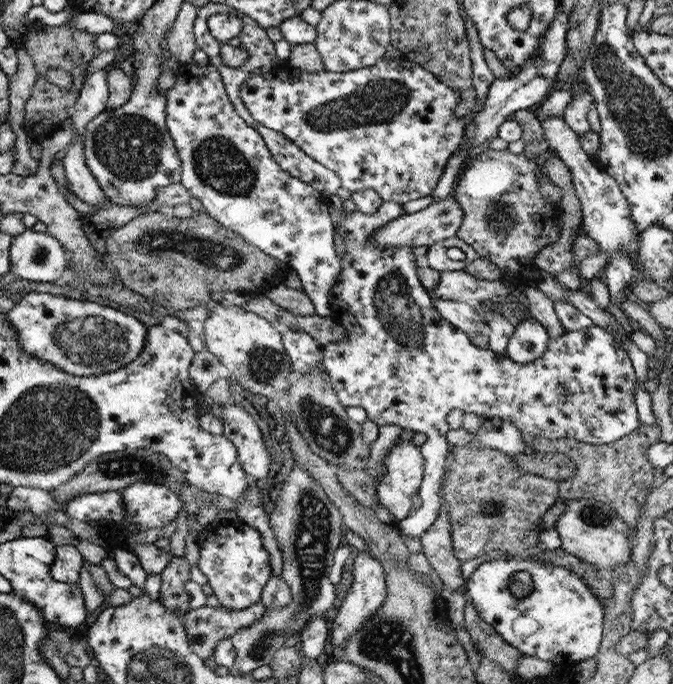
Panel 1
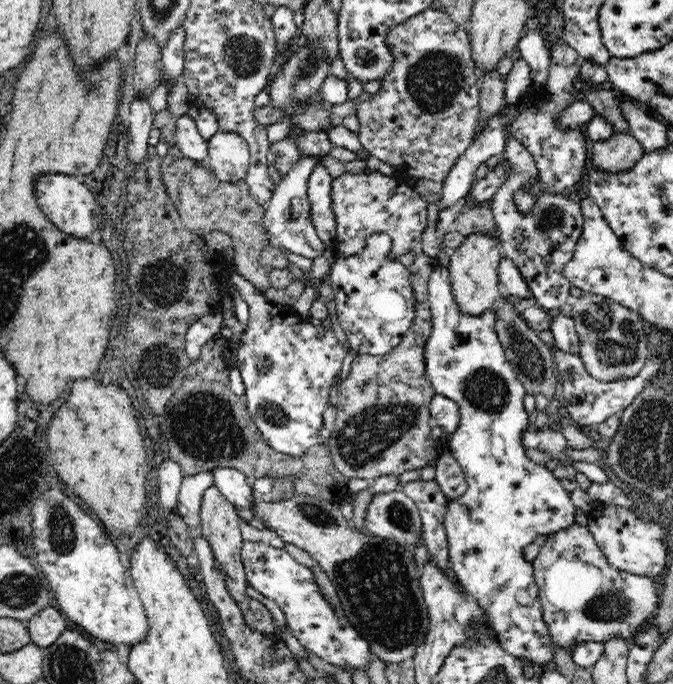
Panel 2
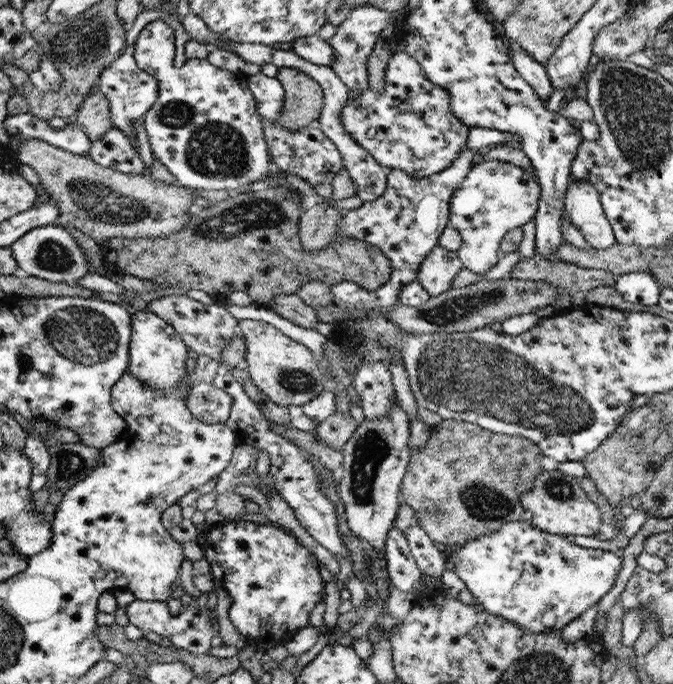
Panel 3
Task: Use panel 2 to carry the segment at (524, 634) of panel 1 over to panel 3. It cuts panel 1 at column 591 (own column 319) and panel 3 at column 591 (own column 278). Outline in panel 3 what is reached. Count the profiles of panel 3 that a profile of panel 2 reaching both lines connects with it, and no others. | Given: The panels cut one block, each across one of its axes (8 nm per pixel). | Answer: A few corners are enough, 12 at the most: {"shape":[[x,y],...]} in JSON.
{"shape":[[515,520],[448,563],[484,611],[540,635],[616,583],[618,552]]}

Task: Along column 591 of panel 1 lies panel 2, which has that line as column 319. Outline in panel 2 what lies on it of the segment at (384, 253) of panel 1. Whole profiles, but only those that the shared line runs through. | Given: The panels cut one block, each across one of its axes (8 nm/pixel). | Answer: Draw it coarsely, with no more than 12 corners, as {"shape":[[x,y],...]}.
{"shape":[[226,263],[247,302],[236,354],[246,410],[298,458],[346,351],[330,328],[271,303]]}

